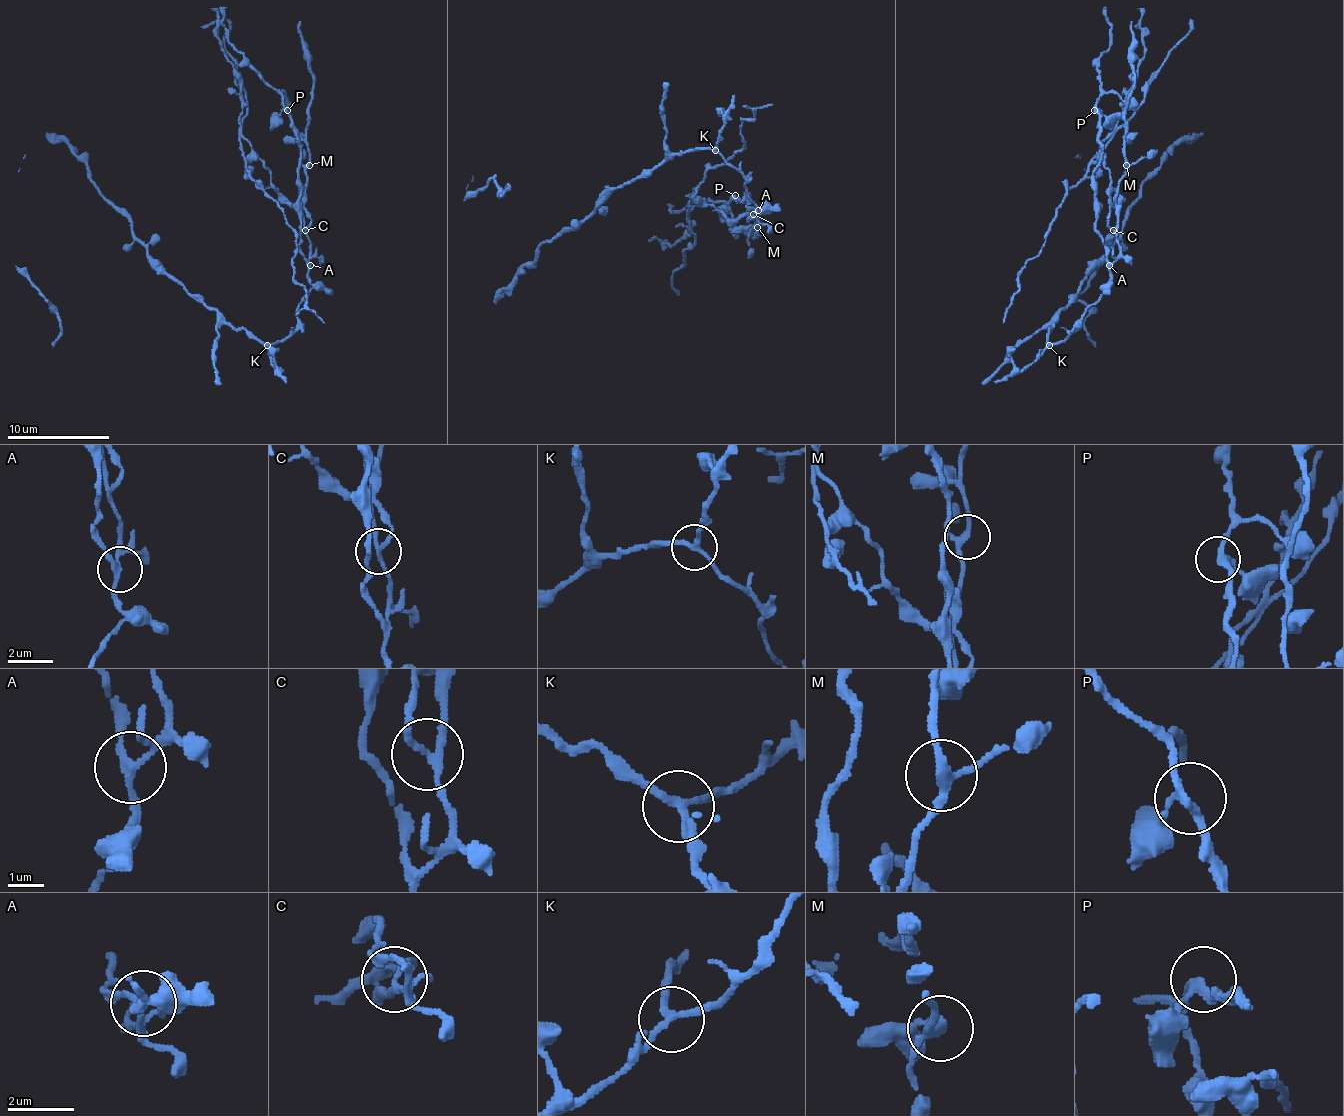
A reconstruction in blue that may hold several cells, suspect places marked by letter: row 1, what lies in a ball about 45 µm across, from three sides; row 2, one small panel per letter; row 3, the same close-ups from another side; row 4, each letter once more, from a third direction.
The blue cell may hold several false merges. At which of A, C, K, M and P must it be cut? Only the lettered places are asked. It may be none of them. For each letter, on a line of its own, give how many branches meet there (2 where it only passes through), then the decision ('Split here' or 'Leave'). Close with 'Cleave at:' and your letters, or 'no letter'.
A: Branches: 4. Leave
C: Branches: 3. Split here
K: Branches: 3. Leave
M: Branches: 3. Leave
P: Branches: 3. Leave
Cleave at: C

